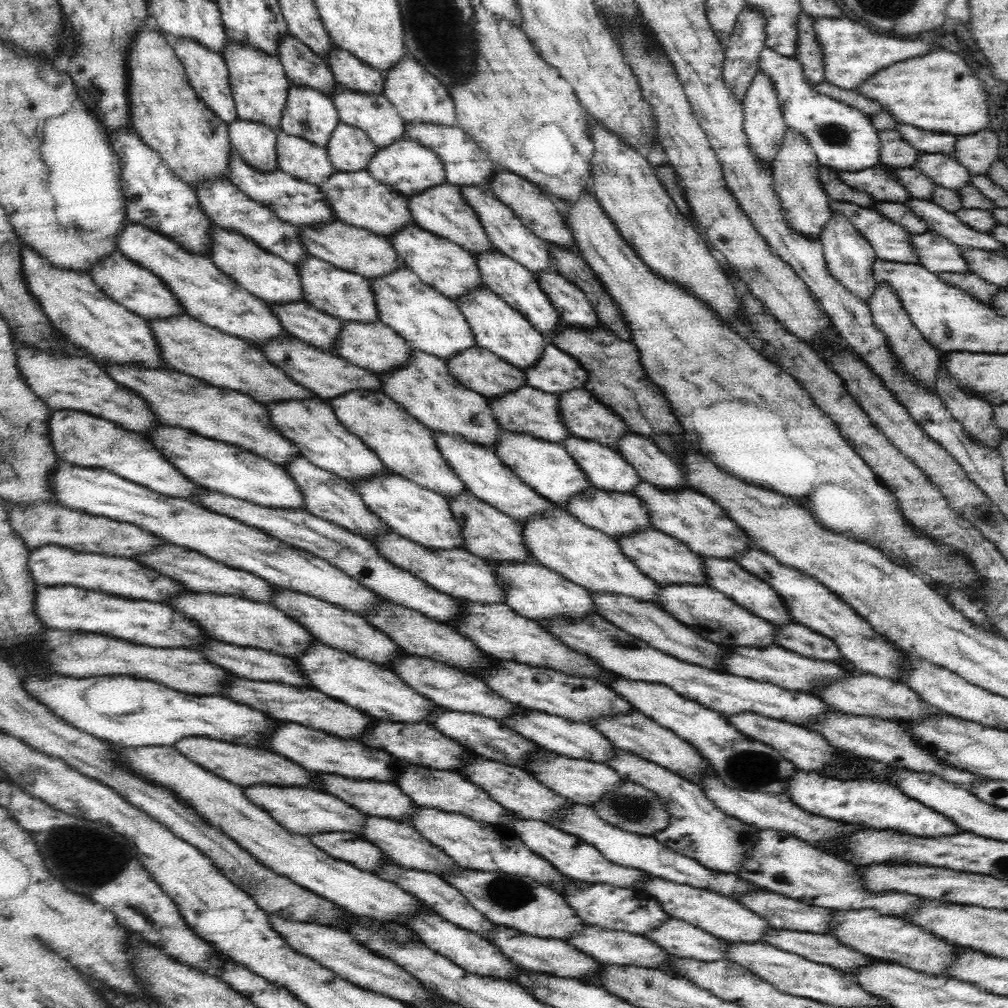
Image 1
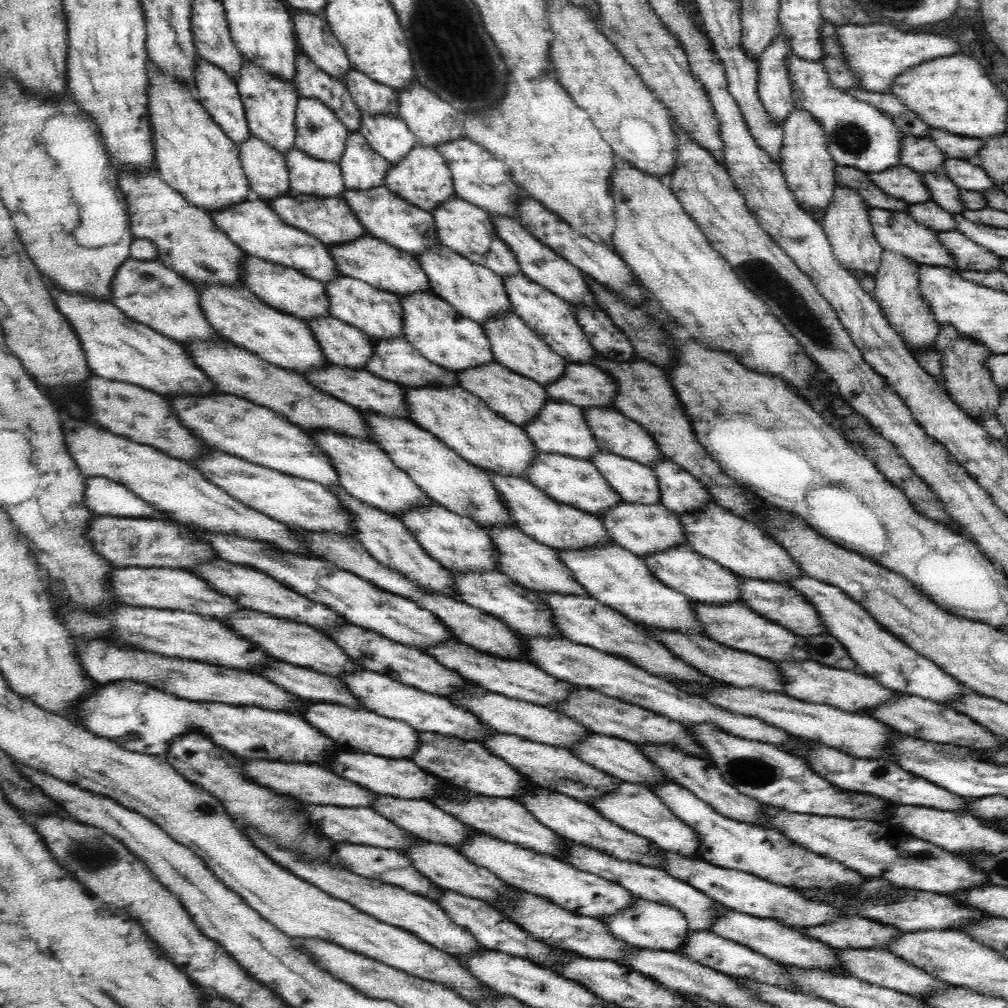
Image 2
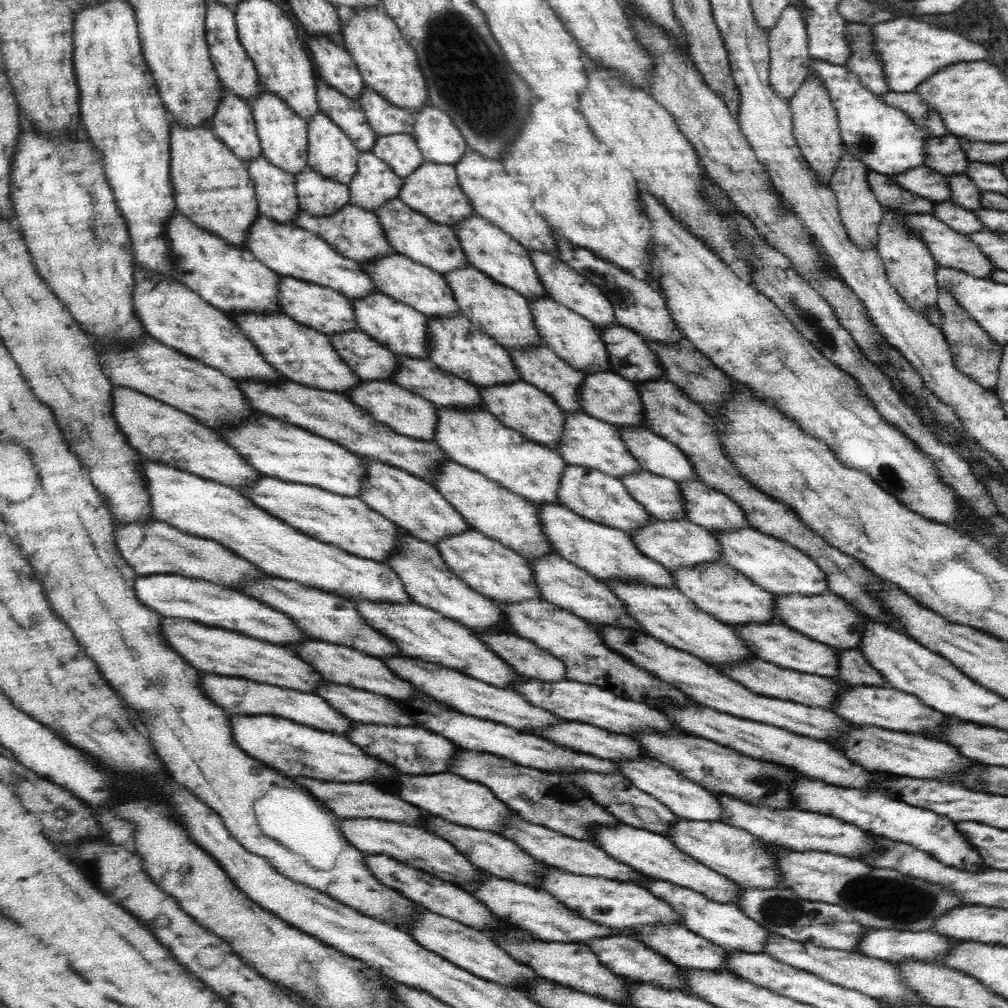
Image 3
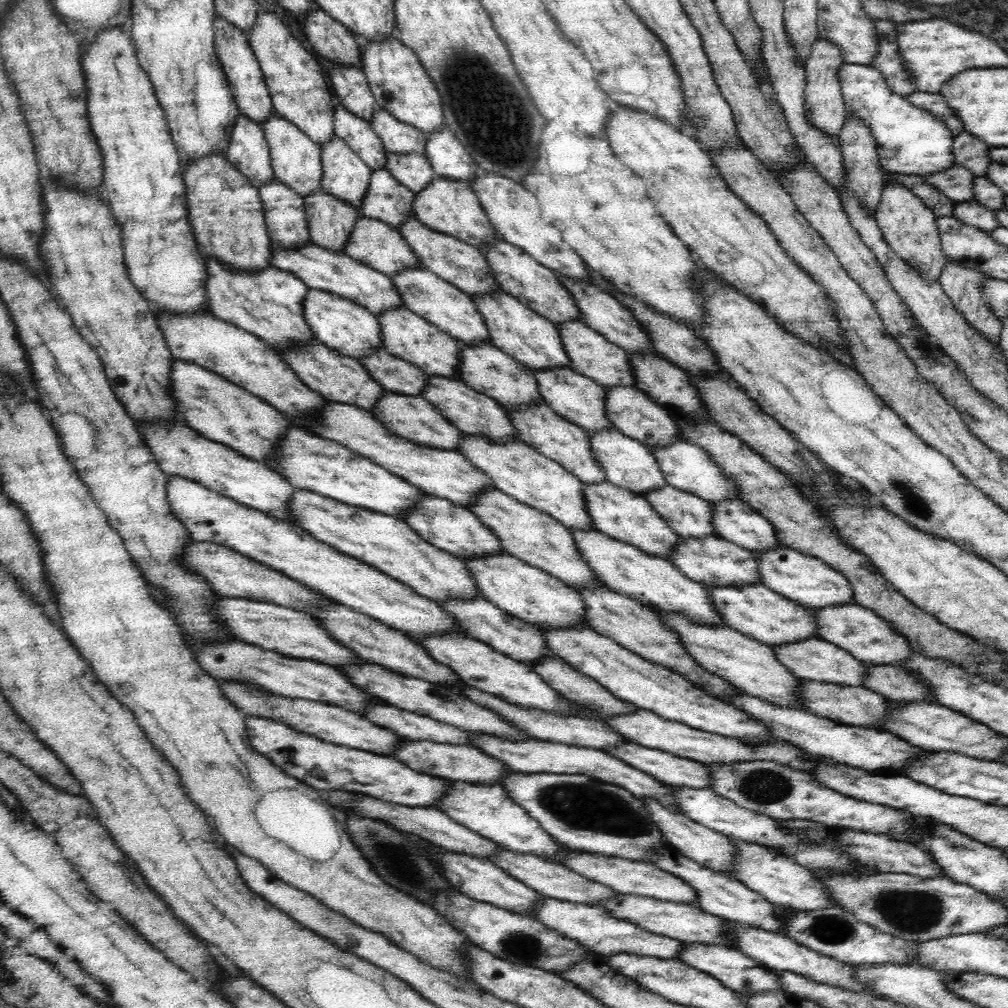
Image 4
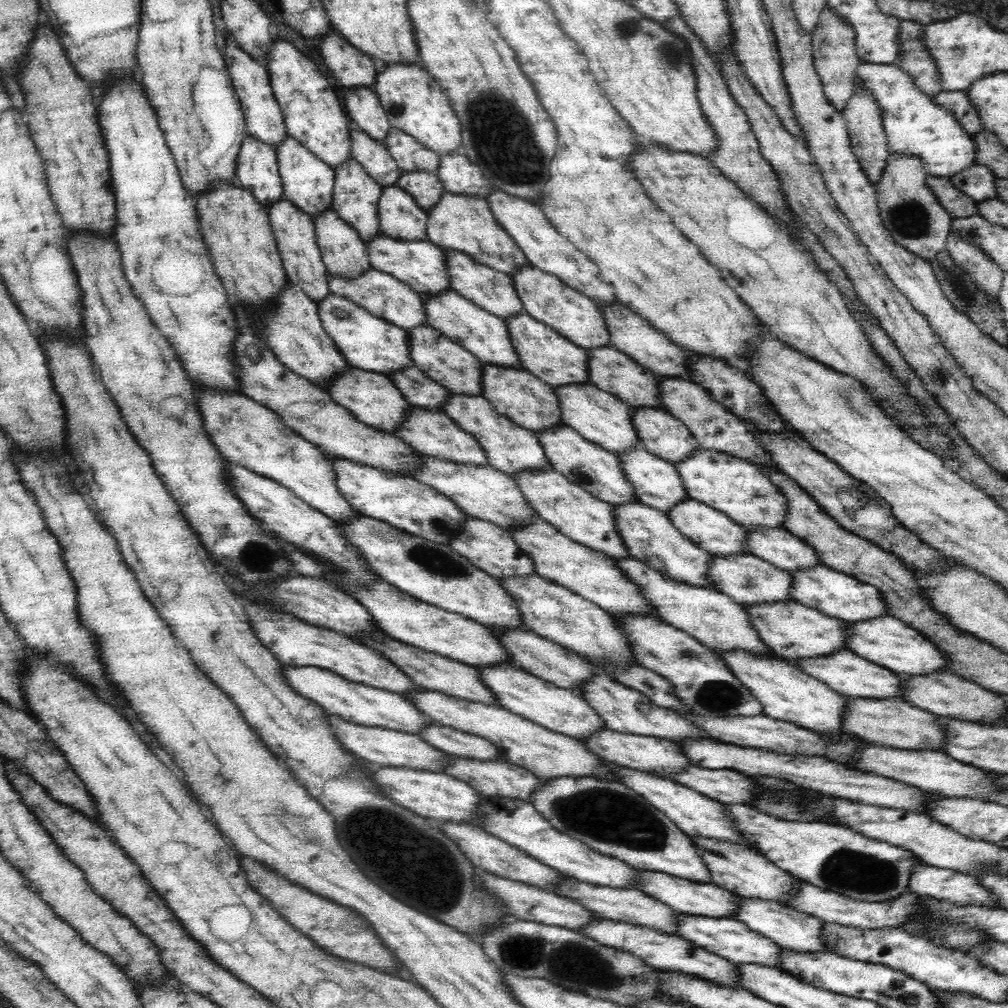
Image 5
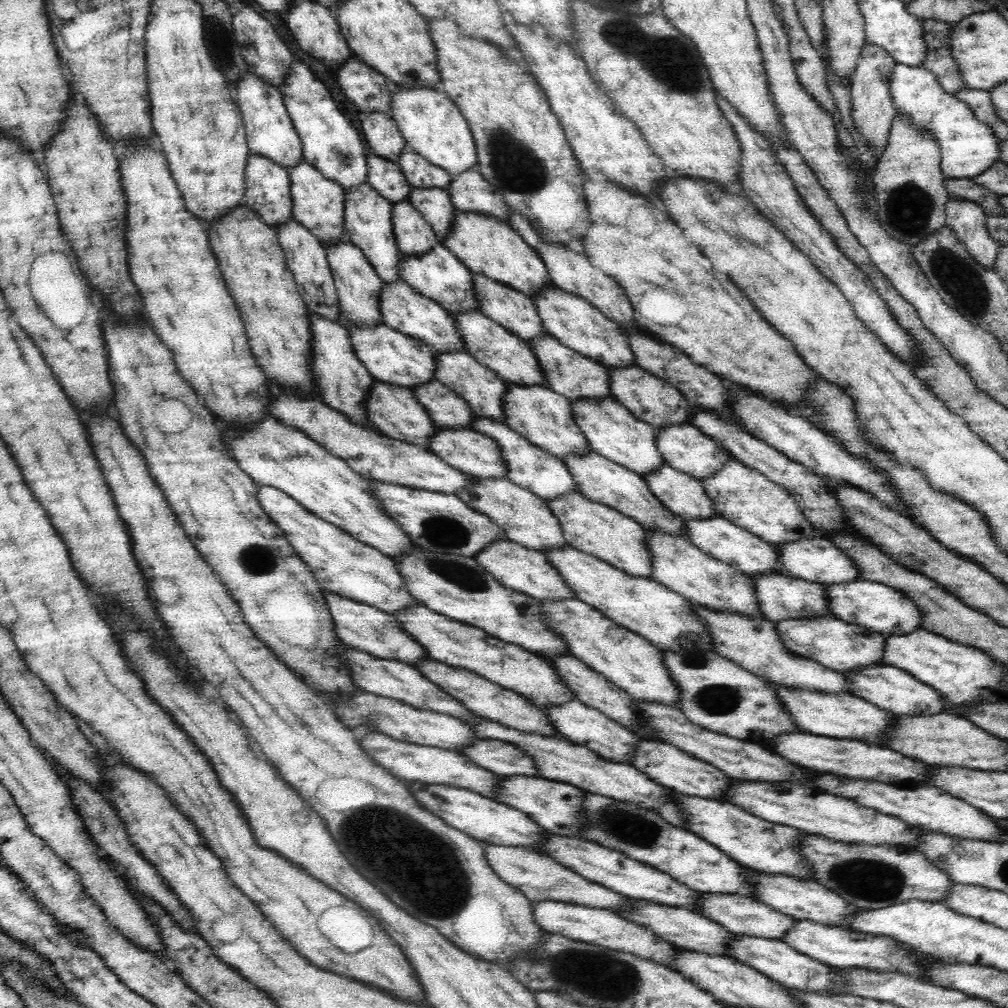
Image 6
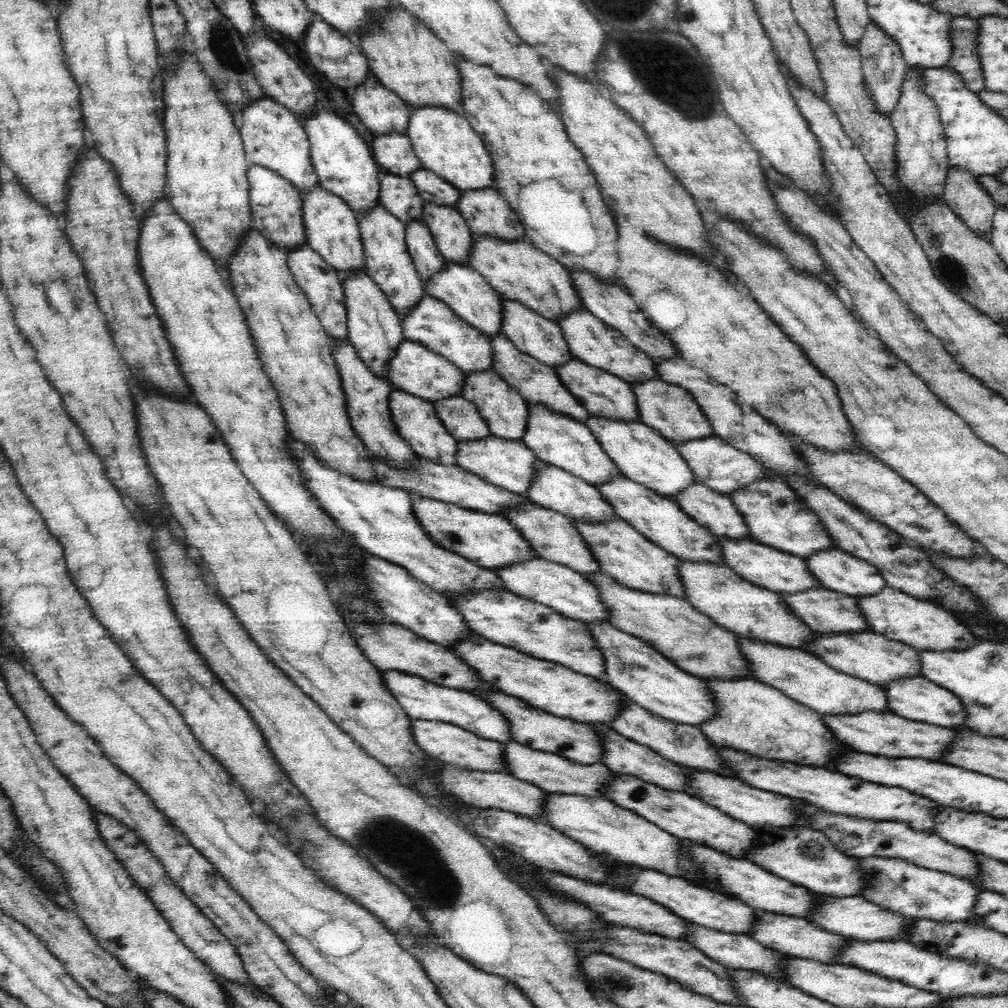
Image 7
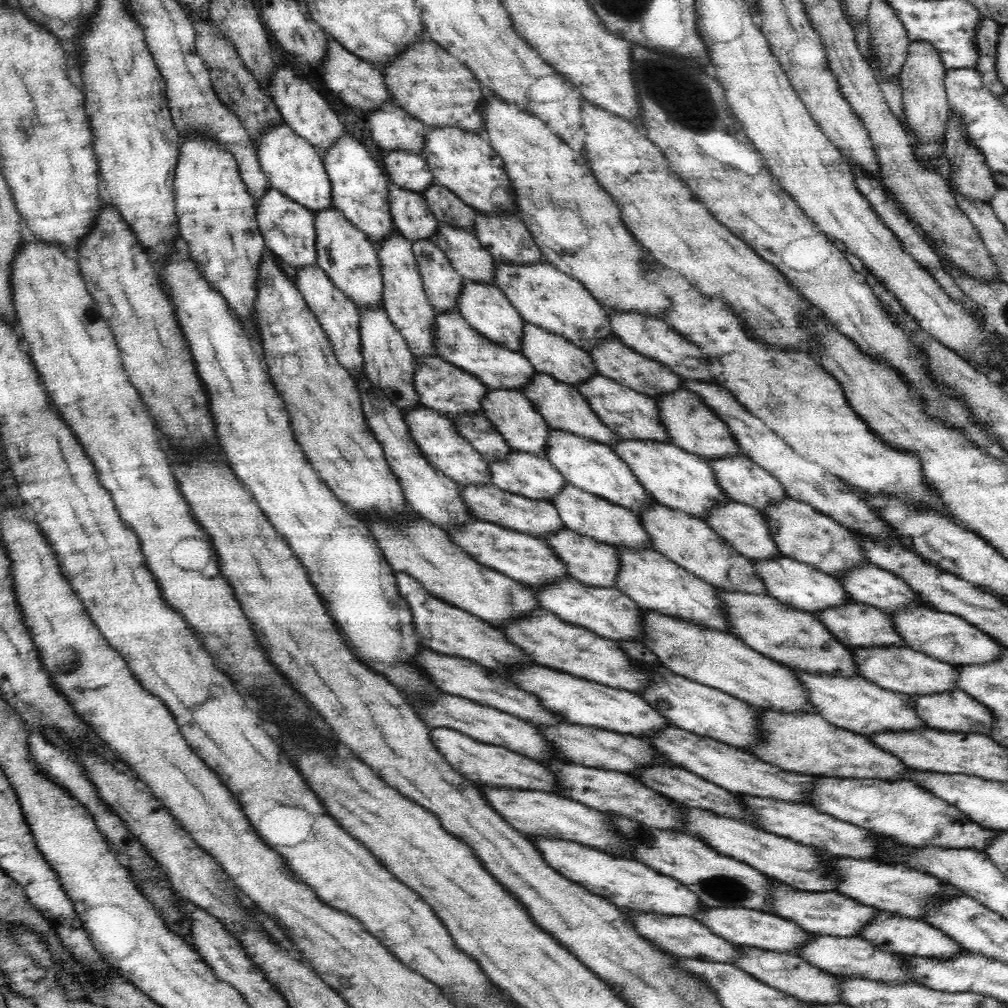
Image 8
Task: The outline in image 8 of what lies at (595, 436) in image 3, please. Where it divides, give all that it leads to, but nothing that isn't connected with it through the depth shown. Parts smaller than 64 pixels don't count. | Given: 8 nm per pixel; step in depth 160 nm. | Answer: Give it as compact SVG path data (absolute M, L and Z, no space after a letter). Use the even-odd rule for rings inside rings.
M730 501L711 508L707 523L740 555L752 562L768 562L780 560L784 555L779 551L772 538L771 527L758 509Z

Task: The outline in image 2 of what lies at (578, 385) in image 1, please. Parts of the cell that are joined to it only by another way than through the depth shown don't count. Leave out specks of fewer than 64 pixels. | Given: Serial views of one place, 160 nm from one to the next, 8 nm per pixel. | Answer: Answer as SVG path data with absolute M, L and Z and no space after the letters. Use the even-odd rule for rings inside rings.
M568 363L559 381L545 386L552 400L591 409L604 407L616 410L613 402L619 386L615 378L597 366Z

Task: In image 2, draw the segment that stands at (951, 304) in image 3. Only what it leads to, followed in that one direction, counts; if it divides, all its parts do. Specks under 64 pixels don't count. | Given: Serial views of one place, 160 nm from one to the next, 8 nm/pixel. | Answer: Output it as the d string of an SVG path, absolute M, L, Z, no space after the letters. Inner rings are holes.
M944 324L944 326L939 327L935 346L940 352L943 362L943 388L949 394L949 397L974 421L977 420L979 413L986 413L986 410L991 410L992 413L995 413L1000 398L1000 388L993 381L991 370L987 369L987 360L992 356L988 347L977 341L972 341L972 338L964 337L951 324Z

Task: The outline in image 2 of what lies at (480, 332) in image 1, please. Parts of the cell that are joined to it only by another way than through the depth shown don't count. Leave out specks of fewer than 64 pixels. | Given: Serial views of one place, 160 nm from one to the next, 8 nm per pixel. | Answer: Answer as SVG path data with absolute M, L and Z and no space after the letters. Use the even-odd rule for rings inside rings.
M512 314L512 316L494 318L494 320L490 320L486 324L483 331L487 334L496 361L513 373L532 379L544 388L546 385L555 383L559 381L560 377L563 377L568 363L556 352L551 351L541 338L528 329L528 326L517 315Z

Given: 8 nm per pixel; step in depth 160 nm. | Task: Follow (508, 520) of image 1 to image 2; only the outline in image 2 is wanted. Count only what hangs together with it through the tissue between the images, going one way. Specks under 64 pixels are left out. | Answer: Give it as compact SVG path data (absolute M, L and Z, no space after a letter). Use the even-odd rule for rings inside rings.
M492 527L488 529L492 542L500 555L501 572L508 575L516 584L536 593L546 595L576 595L576 597L592 597L576 580L574 573L560 561L556 549L536 542L516 527Z

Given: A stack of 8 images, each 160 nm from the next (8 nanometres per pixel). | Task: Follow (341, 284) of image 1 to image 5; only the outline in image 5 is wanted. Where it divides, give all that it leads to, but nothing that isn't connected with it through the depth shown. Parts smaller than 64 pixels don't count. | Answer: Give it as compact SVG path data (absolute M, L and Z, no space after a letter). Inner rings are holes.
M414 328L407 332L410 339L412 361L420 370L424 371L432 380L440 383L452 394L468 395L470 397L483 396L483 364L462 346L444 337L434 328Z

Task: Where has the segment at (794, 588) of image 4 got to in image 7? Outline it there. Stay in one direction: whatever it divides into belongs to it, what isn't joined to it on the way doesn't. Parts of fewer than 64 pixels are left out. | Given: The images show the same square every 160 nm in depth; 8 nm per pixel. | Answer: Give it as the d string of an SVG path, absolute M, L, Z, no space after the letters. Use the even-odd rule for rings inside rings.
M886 587L881 593L871 597L860 597L857 601L874 633L896 642L903 642L917 651L968 650L980 643L979 638L952 612L934 602L914 598L898 589Z

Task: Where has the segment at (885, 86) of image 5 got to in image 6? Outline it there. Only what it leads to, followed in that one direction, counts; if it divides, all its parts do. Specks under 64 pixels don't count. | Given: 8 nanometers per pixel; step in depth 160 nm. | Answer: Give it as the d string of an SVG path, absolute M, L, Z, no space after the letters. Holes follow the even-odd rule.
M897 64L890 78L891 95L897 112L909 114L911 122L935 134L941 152L941 169L948 179L970 178L982 174L1000 156L1000 141L992 127L976 118L971 106L950 94L926 68Z

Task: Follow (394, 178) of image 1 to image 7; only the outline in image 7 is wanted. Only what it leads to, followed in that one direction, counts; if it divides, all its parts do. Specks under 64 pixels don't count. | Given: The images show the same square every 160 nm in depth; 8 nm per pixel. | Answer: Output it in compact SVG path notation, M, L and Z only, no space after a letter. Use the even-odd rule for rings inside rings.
M474 235L469 266L482 274L503 299L519 302L551 322L562 324L568 314L585 309L574 287L571 272L544 251L534 248L526 239L512 242Z

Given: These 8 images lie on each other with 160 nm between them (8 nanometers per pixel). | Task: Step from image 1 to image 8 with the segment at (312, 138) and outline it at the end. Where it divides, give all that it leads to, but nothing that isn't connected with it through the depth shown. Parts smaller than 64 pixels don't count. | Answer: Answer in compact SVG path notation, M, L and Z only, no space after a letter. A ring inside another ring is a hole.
M394 231L382 244L376 246L384 276L384 306L392 325L404 337L404 341L414 358L438 358L434 333L436 312L427 300L421 274L419 273L413 242Z

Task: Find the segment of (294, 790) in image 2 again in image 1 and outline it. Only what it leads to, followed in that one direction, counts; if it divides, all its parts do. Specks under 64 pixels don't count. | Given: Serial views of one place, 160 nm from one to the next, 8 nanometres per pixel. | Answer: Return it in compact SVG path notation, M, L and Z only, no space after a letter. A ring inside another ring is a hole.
M206 737L183 738L175 744L175 747L187 760L243 789L250 788L250 786L298 786L299 788L316 790L326 794L324 782L320 781L320 774L313 774L311 771L305 770L300 764L296 764L281 754L268 750L268 748L250 748L228 742L210 740Z

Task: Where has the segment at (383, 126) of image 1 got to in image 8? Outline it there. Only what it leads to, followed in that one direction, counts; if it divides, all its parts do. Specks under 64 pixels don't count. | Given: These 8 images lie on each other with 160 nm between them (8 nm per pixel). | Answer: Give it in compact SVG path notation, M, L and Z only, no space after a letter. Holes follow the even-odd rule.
M440 223L435 232L435 243L449 258L452 268L460 274L464 284L484 283L497 286L495 261L472 231Z

